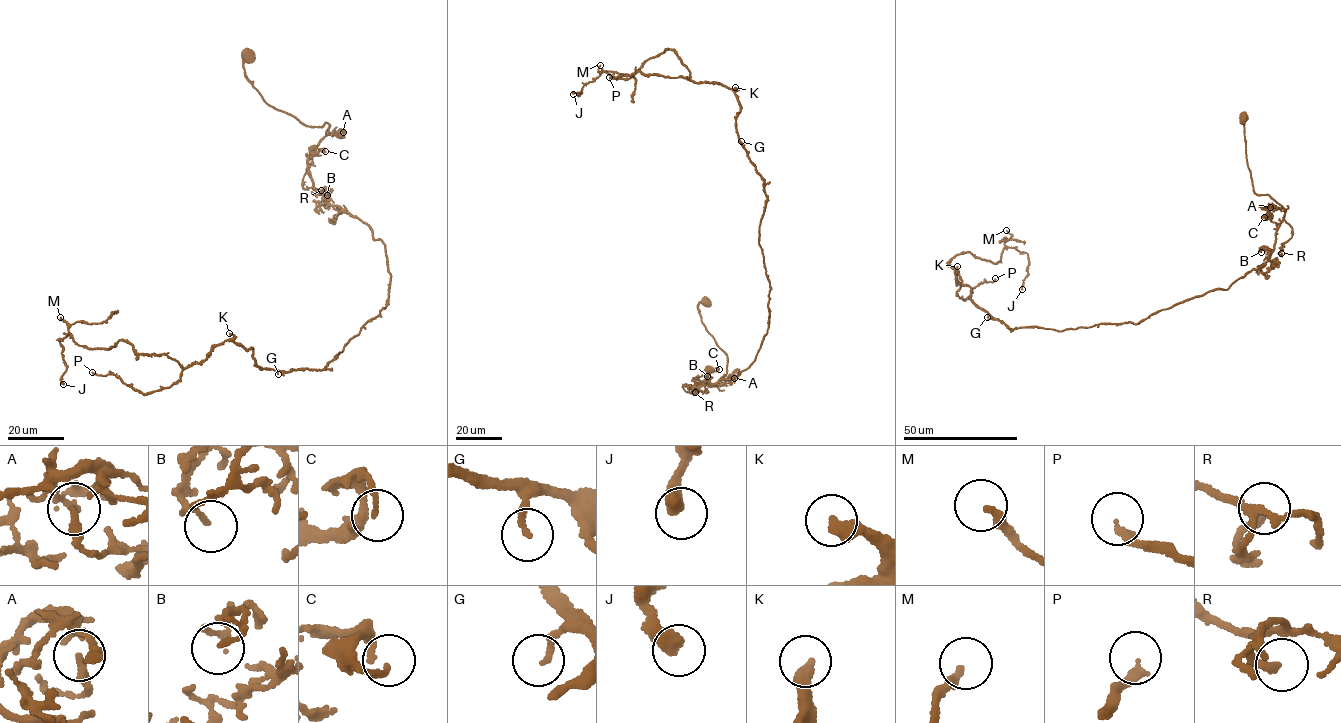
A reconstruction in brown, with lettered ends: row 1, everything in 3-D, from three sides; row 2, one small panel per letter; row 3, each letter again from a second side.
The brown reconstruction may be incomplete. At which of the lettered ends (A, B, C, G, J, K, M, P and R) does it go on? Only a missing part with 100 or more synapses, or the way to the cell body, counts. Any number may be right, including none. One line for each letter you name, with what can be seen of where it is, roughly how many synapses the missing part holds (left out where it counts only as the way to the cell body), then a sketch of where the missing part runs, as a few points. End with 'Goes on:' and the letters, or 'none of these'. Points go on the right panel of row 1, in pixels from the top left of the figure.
P: (995, 278) | 130 syn | (995, 278), (994, 272), (999, 267), (995, 265), (1012, 293), (1021, 297)
Goes on: P

